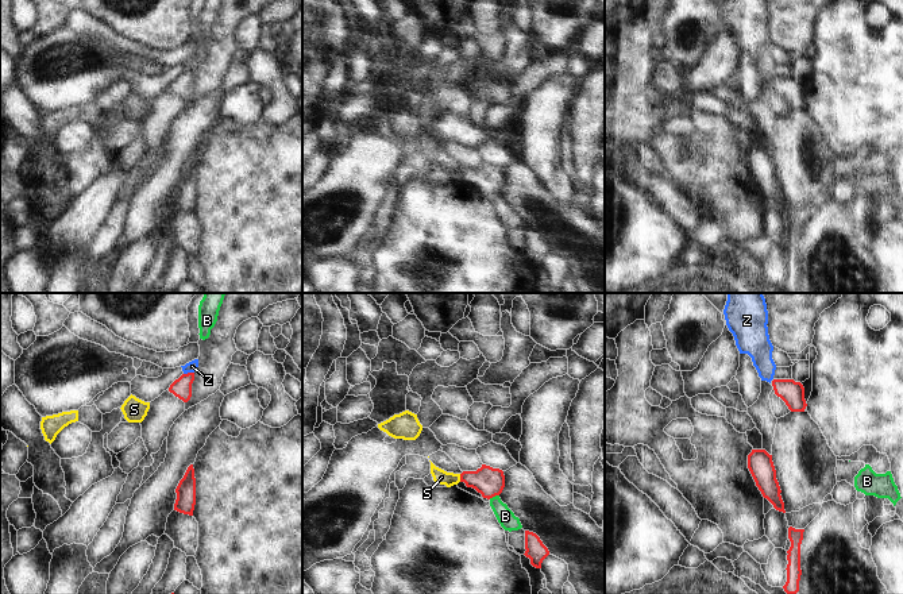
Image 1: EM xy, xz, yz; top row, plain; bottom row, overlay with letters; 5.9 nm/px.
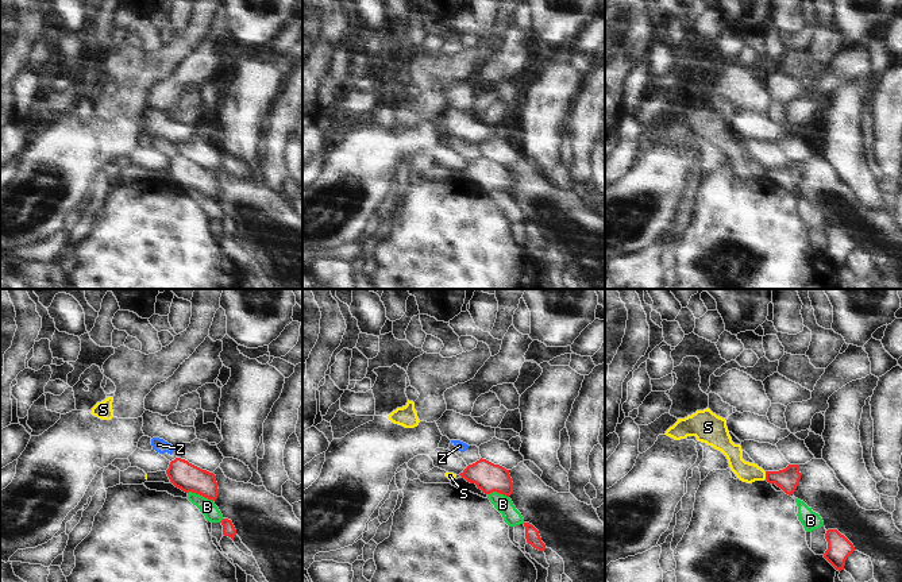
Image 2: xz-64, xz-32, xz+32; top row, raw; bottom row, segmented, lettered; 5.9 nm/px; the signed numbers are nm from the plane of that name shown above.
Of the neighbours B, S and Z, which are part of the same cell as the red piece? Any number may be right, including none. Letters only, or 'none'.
none

